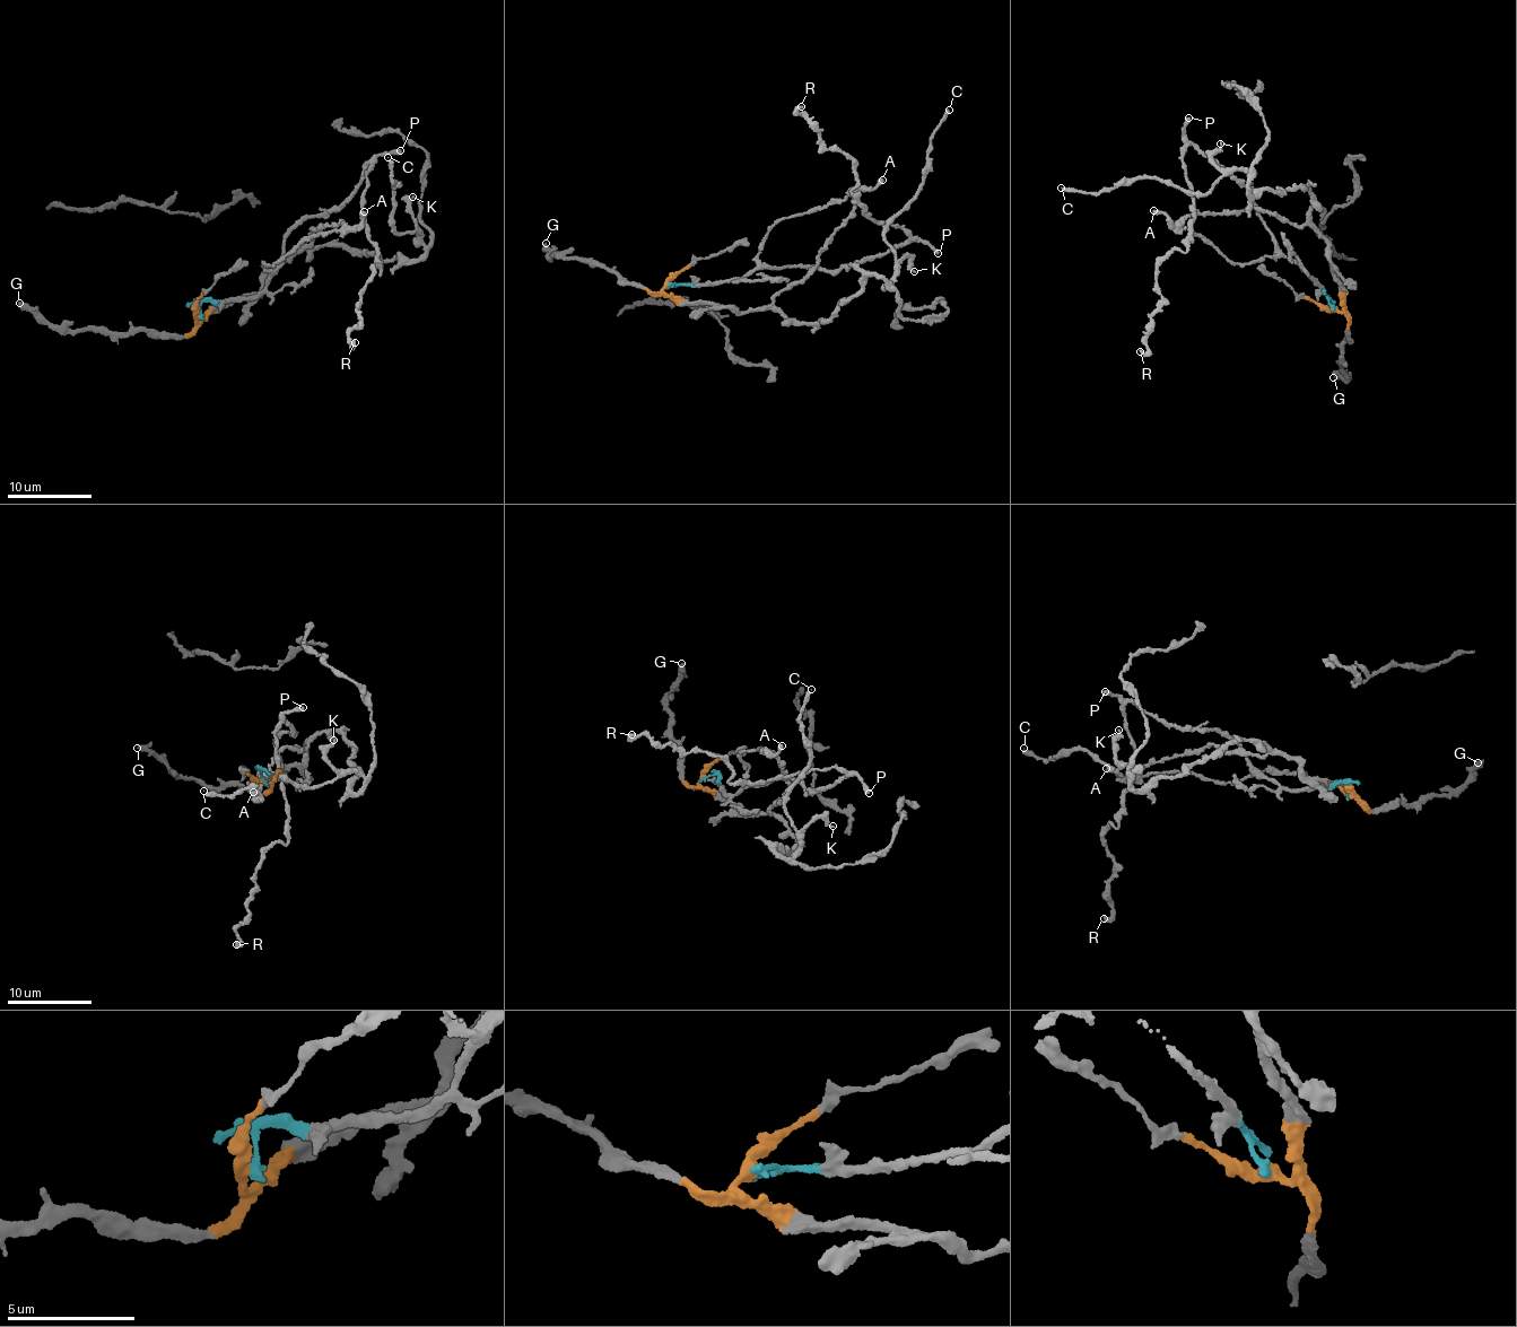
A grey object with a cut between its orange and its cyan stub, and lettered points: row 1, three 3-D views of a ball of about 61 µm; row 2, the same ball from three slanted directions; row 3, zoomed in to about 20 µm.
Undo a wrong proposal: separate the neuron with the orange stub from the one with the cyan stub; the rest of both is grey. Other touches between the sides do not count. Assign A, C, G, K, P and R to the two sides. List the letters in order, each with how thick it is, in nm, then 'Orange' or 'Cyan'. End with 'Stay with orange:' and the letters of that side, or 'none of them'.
A: Thickness 440 nm. Cyan
C: Thickness 280 nm. Orange
G: Thickness 300 nm. Orange
K: Thickness 240 nm. Orange
P: Thickness 340 nm. Cyan
R: Thickness 360 nm. Cyan
Stay with orange: C, G, K

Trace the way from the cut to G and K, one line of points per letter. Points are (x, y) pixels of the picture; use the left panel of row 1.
G: (198, 314), (194, 326), (179, 338), (136, 331), (66, 333), (19, 303)
K: (198, 314), (199, 321), (259, 290), (290, 256), (319, 246), (345, 243), (416, 260), (426, 246), (412, 195)

